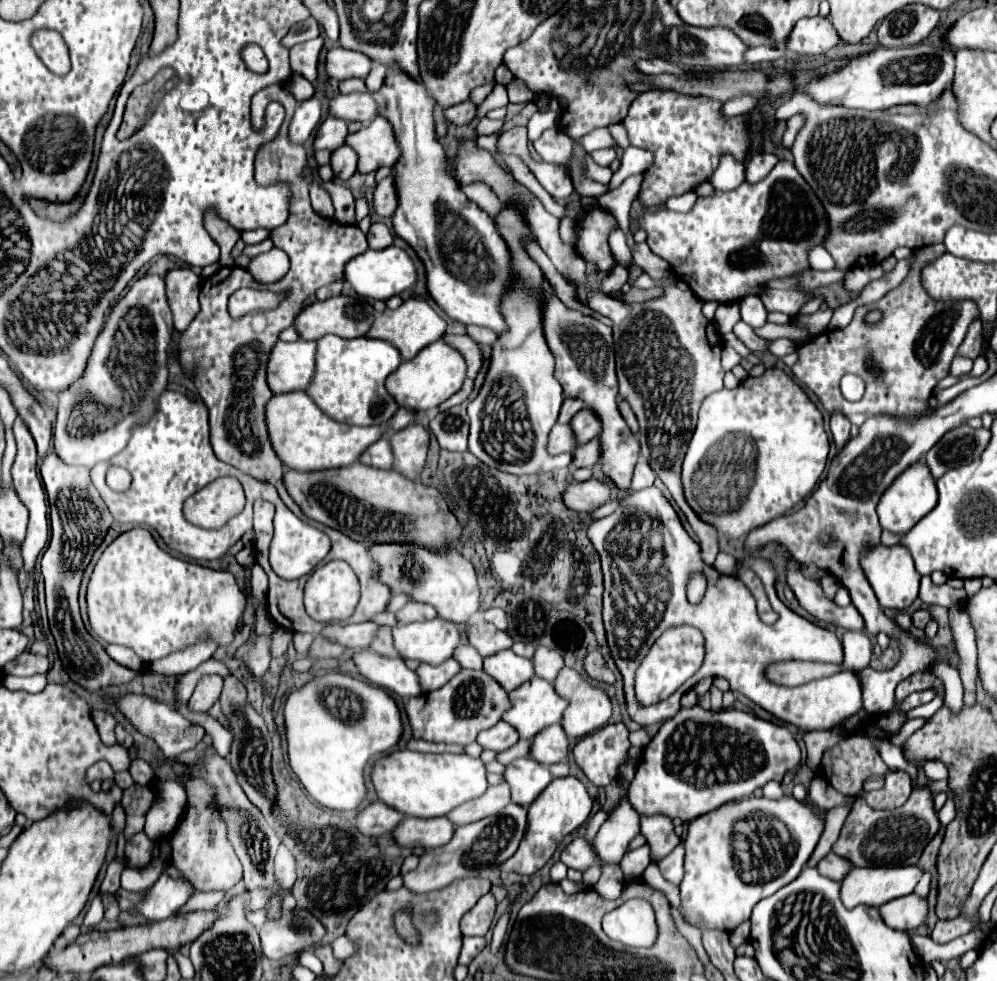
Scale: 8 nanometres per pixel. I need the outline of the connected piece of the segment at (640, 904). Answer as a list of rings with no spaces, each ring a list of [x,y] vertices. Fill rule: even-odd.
[[[628,900],[602,918],[604,932],[626,946],[648,948],[656,940],[654,910],[646,900]]]

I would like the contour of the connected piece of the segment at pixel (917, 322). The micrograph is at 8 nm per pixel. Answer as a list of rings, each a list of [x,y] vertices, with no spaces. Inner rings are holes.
[[[942,244],[920,248],[920,254],[918,254],[908,278],[898,288],[890,290],[884,296],[880,322],[866,324],[866,320],[864,320],[866,314],[856,314],[856,318],[852,318],[852,322],[846,328],[822,332],[796,348],[798,362],[792,366],[792,372],[800,382],[804,382],[818,396],[820,404],[824,406],[824,410],[828,414],[842,412],[856,426],[860,426],[870,416],[892,416],[892,418],[900,418],[900,420],[918,420],[924,414],[930,414],[928,398],[932,396],[932,390],[938,384],[938,380],[948,376],[950,362],[956,356],[956,350],[962,344],[970,322],[974,318],[978,318],[978,308],[972,300],[936,302],[920,286],[920,278],[918,278],[920,266],[928,260],[934,260],[938,254],[944,254],[944,252],[946,252],[946,248]],[[844,374],[856,374],[866,382],[866,392],[860,402],[848,402],[840,394],[840,378]]]

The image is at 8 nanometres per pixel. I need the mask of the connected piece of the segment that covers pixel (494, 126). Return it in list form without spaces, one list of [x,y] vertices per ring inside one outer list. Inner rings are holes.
[[[482,118],[478,128],[476,128],[476,134],[496,134],[500,132],[500,128],[504,126],[504,120],[490,120],[490,118]]]

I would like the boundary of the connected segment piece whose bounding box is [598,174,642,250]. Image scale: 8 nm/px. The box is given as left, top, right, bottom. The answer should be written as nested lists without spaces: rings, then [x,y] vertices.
[[[642,174],[638,176],[630,176],[626,178],[618,188],[610,190],[606,196],[602,196],[598,202],[604,210],[608,210],[610,214],[614,214],[614,218],[618,220],[620,228],[624,230],[627,244],[631,250],[634,248],[635,241],[633,239],[632,230],[630,230],[630,214],[628,214],[628,206],[634,202],[634,198],[640,192],[640,184],[642,184]]]

